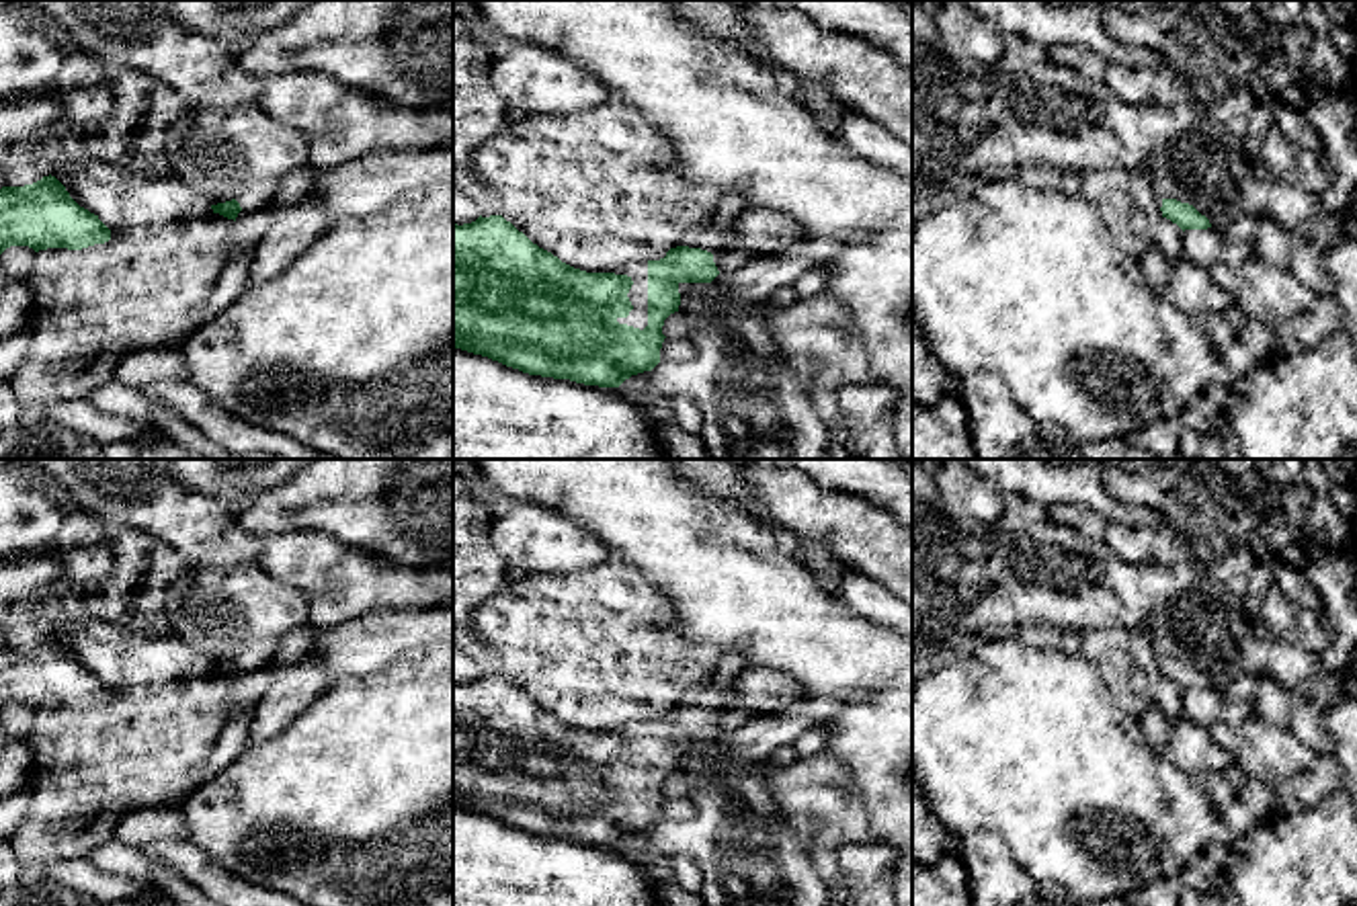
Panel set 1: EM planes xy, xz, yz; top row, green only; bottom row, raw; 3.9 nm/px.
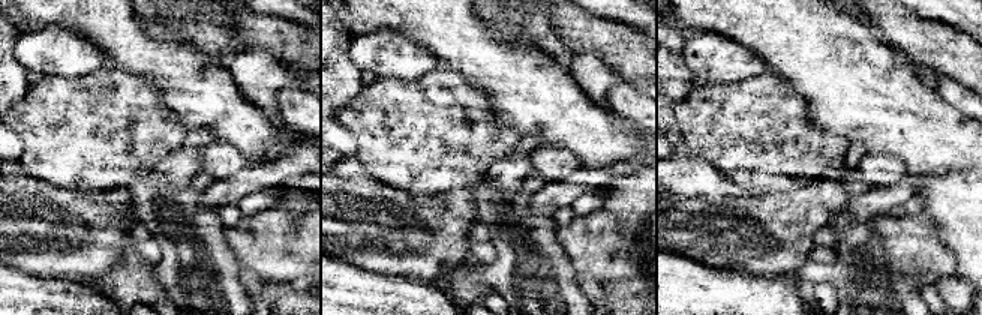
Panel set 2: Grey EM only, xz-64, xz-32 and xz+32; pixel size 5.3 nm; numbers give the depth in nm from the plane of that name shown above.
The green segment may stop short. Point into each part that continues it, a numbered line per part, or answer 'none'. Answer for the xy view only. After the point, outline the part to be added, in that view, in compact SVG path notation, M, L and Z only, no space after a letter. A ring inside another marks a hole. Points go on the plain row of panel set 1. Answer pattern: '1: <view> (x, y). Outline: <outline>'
1: xy (261, 656). Outline: M262 642L236 660L240 662L242 670L238 672L236 678L250 674L250 672L260 672L260 670L271 670L275 666L275 652L277 652L279 642Z

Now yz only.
1: yz (1148, 661). Outline: M1129 631L1129 652L1148 681L1154 683L1162 676L1162 656L1154 650L1152 640L1146 631Z

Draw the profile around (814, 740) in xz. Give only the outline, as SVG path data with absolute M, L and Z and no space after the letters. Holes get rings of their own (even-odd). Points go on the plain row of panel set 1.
M810 728L793 742L797 758L806 758L826 750L826 732L822 728Z

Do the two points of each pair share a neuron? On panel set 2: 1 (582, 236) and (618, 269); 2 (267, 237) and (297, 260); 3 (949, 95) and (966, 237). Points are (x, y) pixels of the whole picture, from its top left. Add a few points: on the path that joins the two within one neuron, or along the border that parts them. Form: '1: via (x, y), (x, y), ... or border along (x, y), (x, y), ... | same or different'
1: via (591, 243), (609, 261) | same
2: via (275, 245), (290, 255) | same
3: border along (933, 87), (966, 116) | different

